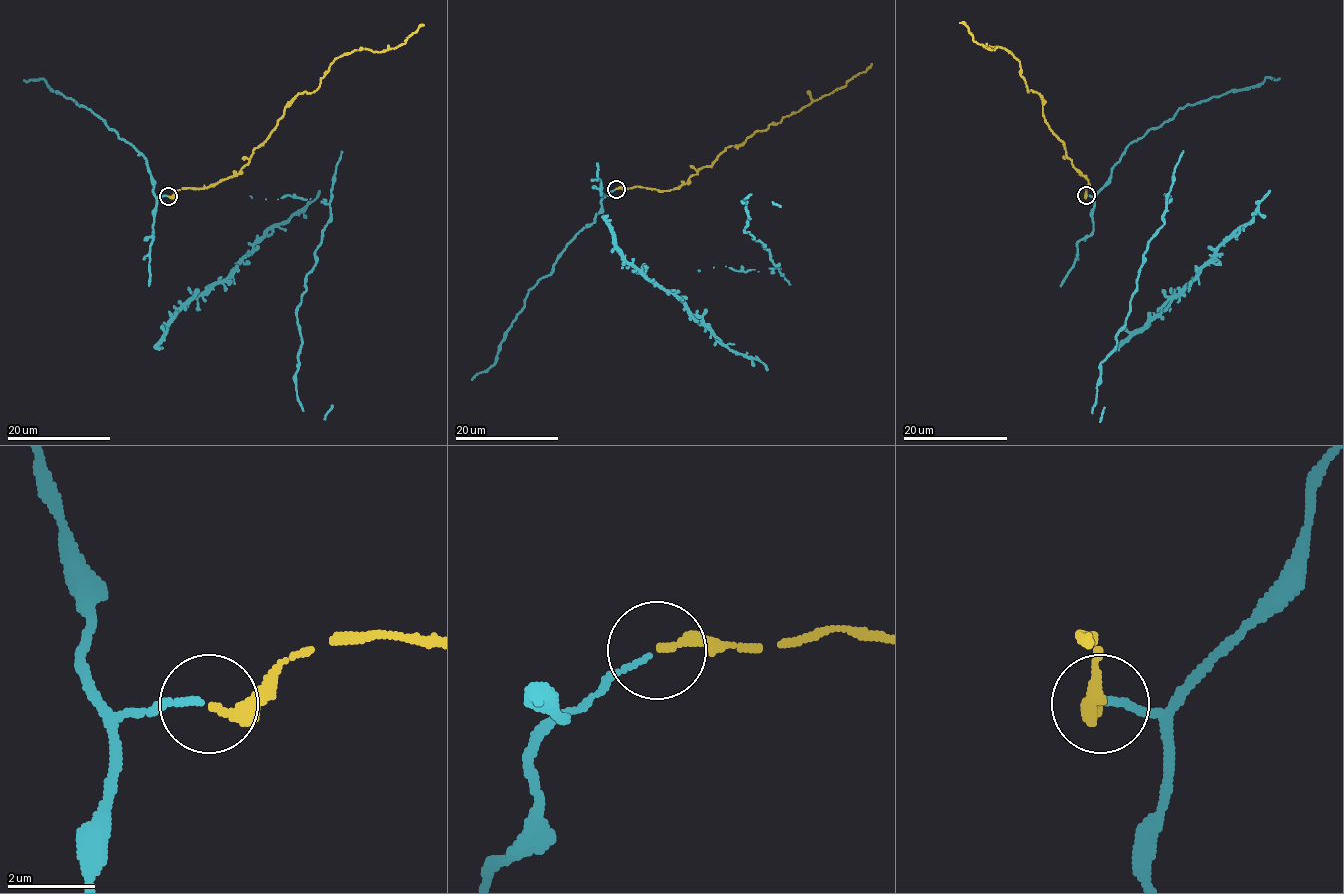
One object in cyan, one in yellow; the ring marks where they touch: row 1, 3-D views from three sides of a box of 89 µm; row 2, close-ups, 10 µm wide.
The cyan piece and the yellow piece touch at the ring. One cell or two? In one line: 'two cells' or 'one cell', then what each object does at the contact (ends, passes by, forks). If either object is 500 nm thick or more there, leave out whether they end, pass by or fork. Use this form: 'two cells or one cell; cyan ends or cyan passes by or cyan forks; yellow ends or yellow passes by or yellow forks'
one cell; cyan ends; yellow ends

